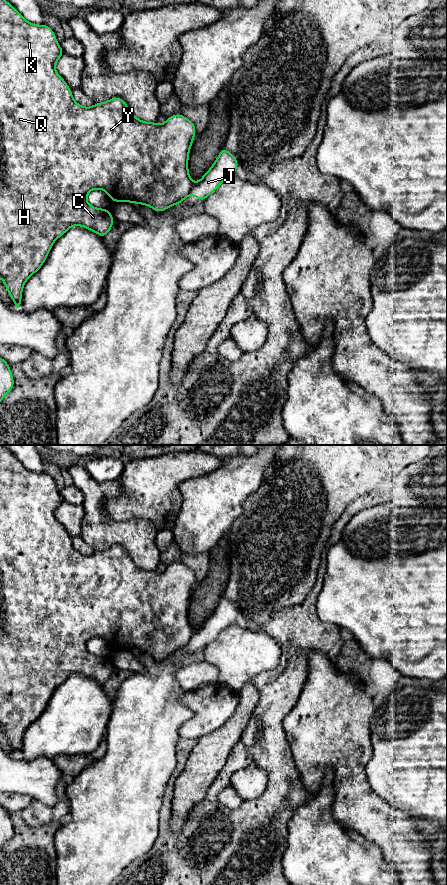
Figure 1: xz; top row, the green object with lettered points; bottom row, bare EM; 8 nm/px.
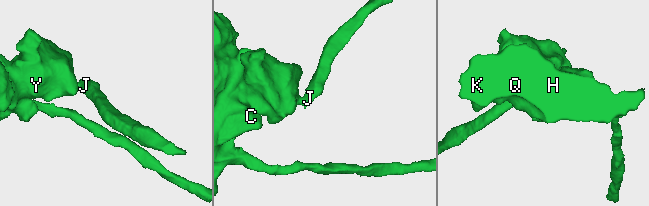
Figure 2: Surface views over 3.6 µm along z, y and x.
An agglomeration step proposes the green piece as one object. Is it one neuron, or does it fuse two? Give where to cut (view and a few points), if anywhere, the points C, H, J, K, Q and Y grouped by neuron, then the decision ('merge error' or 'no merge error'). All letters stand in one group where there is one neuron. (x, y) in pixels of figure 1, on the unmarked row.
xz (193, 631), (188, 642) | C H K Q Y / J | merge error

